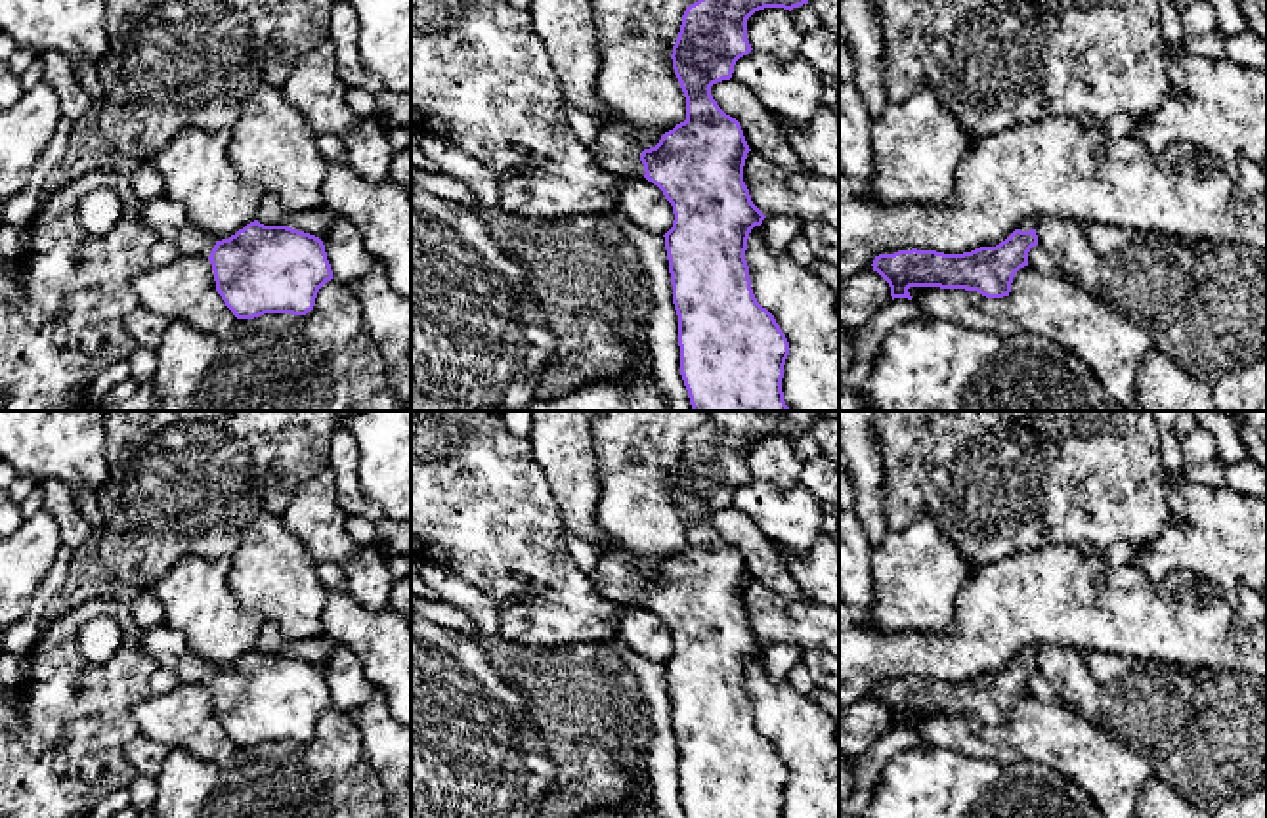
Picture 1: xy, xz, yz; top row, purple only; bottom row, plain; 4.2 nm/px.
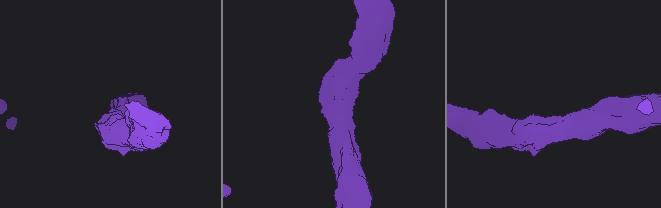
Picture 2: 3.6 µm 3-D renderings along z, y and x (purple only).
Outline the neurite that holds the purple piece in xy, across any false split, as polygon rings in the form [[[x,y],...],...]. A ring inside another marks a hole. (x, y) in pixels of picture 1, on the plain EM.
[[[166,623],[141,631],[141,644],[143,654],[172,671],[180,682],[210,688],[216,719],[237,747],[264,742],[306,743],[313,738],[319,717],[333,707],[323,669],[287,654],[264,654],[254,648],[229,667],[214,669],[193,654],[182,631]]]

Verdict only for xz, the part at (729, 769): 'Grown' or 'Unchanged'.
Grown

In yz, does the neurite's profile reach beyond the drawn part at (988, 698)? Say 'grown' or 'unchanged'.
grown

